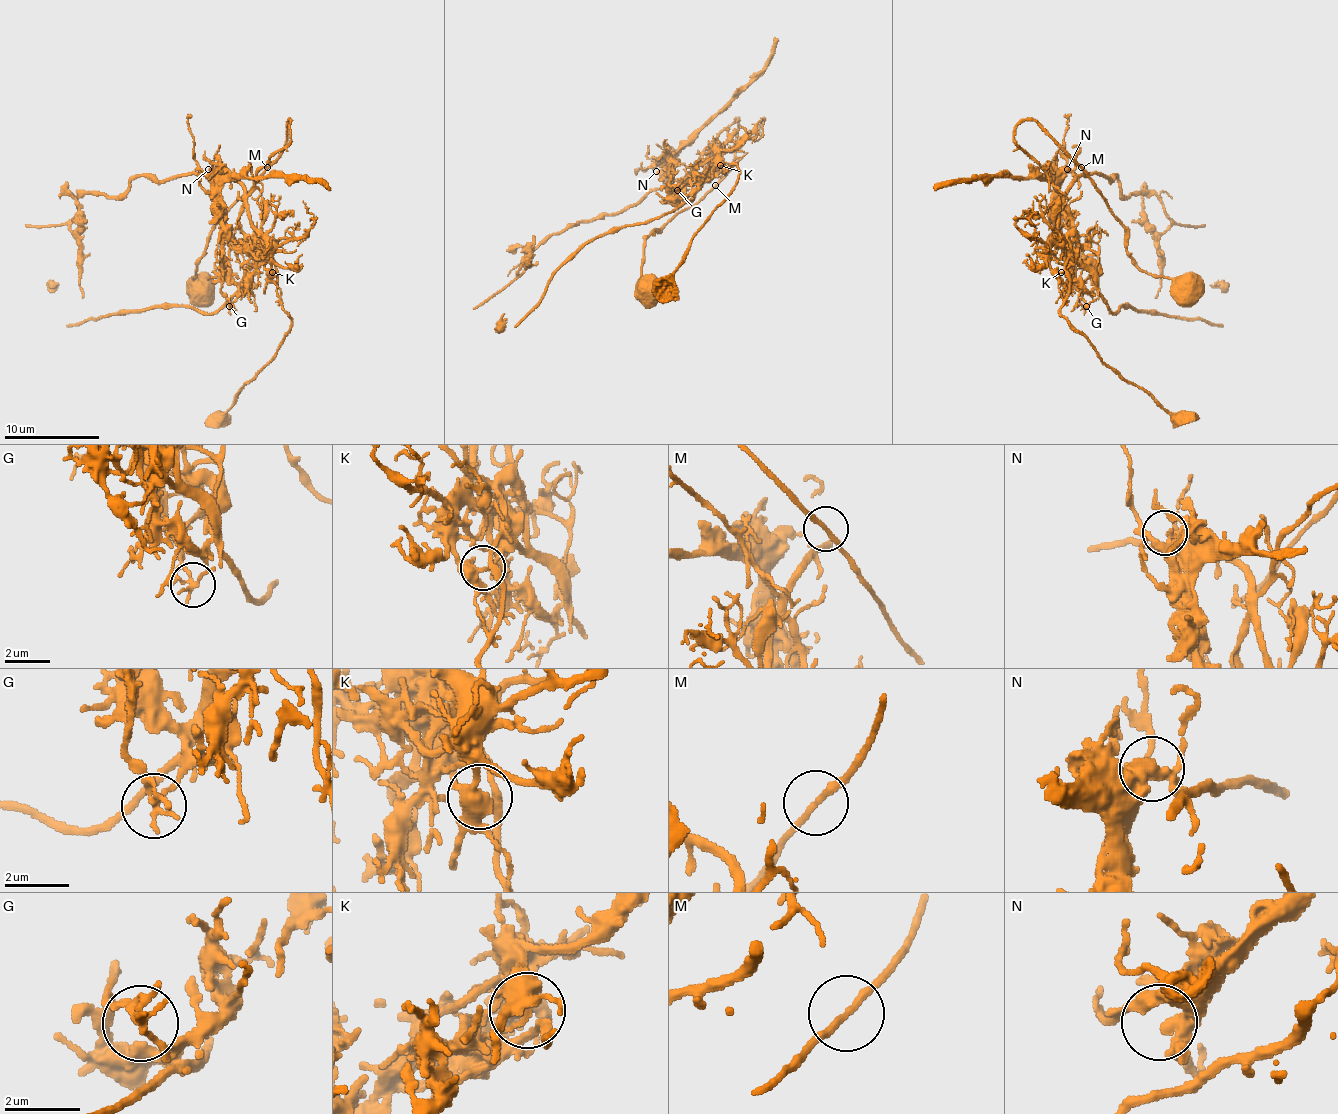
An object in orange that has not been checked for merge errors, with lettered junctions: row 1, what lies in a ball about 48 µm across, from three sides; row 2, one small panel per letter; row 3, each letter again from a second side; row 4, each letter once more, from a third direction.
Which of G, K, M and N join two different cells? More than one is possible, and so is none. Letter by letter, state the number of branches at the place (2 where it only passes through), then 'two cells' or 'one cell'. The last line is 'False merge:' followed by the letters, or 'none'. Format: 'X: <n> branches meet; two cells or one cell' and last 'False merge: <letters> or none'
G: 3 branches meet; two cells
K: 4 branches meet; two cells
M: 2 branches meet; one cell
N: 3 branches meet; one cell
False merge: G, K

